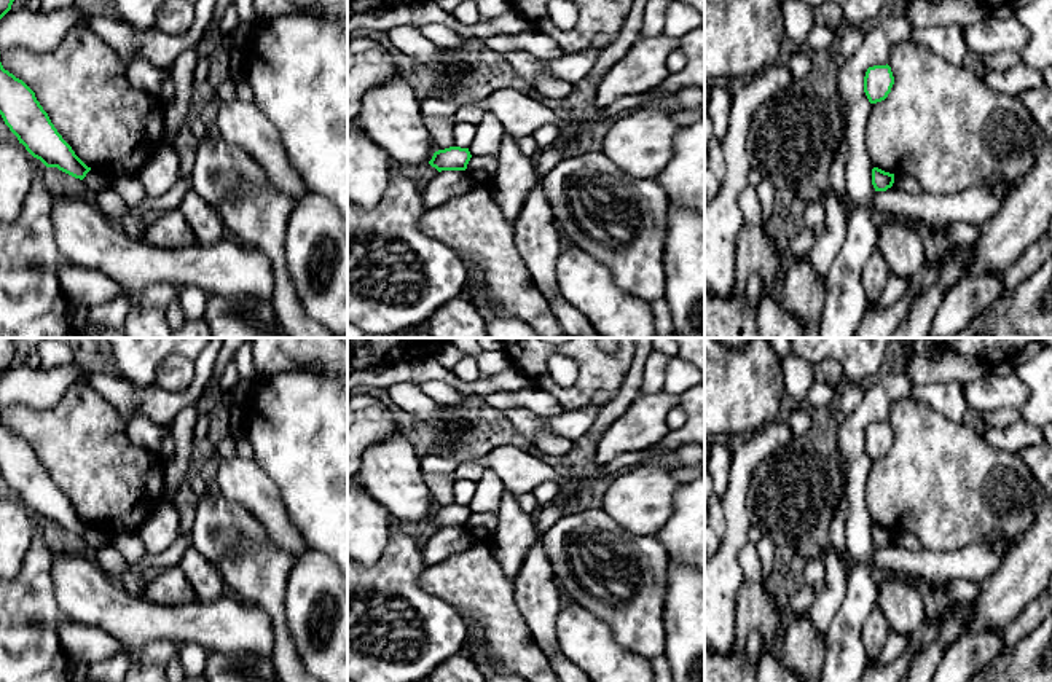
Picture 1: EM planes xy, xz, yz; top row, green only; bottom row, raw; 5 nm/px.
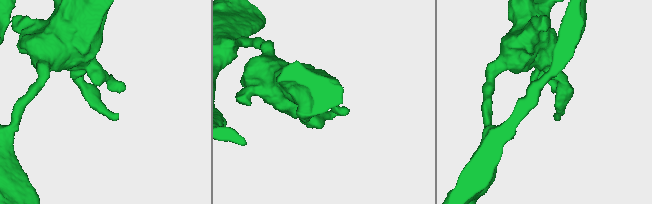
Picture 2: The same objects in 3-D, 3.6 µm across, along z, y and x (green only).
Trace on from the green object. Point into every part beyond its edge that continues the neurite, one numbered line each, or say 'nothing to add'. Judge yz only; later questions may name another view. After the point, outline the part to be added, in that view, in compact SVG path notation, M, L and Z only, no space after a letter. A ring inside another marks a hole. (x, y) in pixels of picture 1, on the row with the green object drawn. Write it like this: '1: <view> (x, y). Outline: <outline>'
nothing to add

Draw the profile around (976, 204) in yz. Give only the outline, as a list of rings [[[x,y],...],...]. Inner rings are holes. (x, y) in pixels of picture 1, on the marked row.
[[[977,183],[952,196],[932,196],[926,191],[912,194],[899,188],[875,191],[869,207],[872,214],[923,223],[968,221],[980,226],[996,215],[1007,196],[993,194],[983,183]]]

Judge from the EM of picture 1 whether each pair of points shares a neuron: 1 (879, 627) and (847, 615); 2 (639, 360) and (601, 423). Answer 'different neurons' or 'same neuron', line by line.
1: different neurons
2: same neuron

